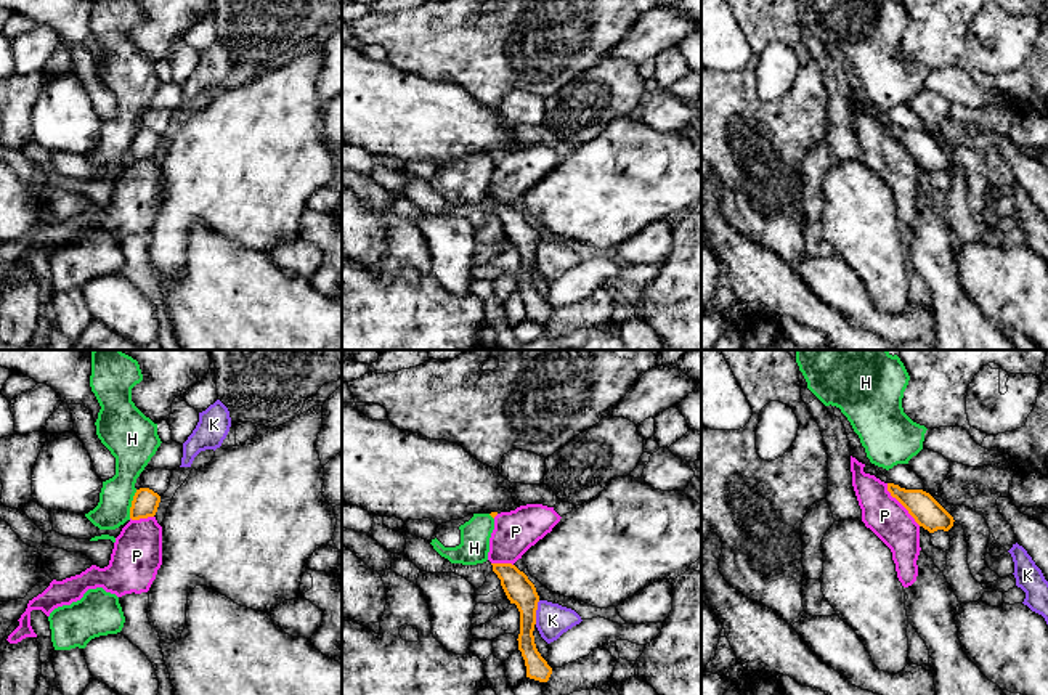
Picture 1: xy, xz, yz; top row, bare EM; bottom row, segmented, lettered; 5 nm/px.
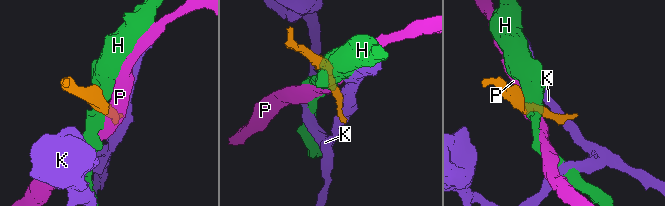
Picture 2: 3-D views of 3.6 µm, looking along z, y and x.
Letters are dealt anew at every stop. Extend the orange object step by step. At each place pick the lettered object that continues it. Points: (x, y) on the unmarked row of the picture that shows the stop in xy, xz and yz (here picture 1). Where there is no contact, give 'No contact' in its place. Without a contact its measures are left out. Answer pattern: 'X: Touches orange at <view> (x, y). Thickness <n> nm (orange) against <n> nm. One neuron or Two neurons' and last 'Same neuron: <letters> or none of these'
H: Touches orange at xy (132, 145). Thickness 130 nm (orange) against 180 nm. Two neurons
K: Touches orange at xz (535, 252). Thickness 140 nm (orange) against 170 nm. Two neurons
P: Touches orange at yz (901, 143). Thickness 150 nm (orange) against 200 nm. Two neurons
Same neuron: none of these

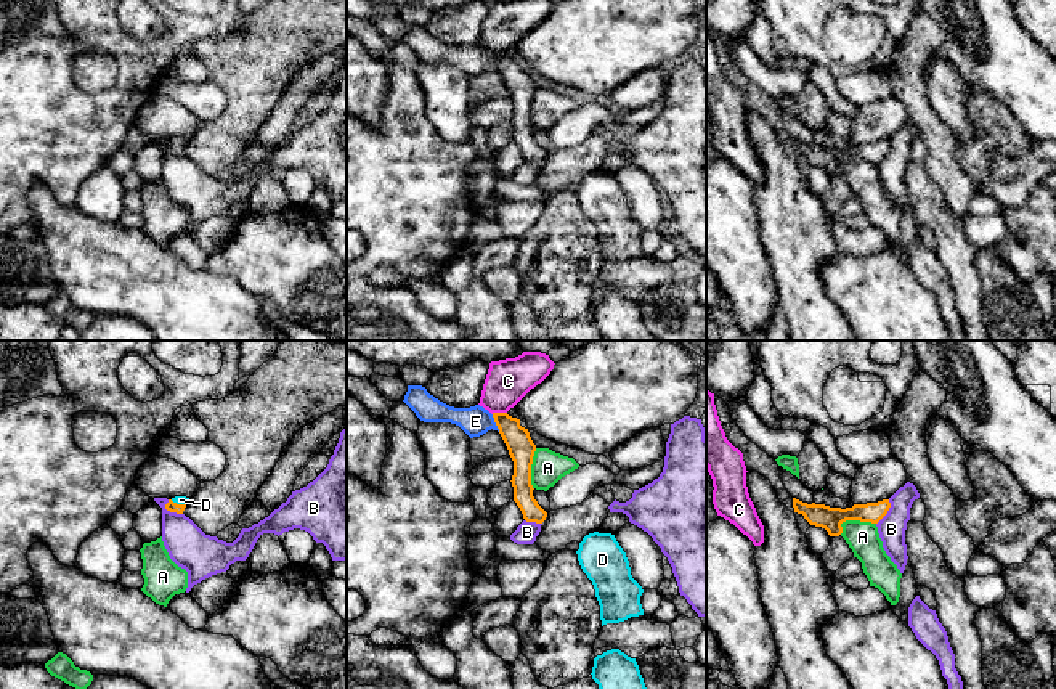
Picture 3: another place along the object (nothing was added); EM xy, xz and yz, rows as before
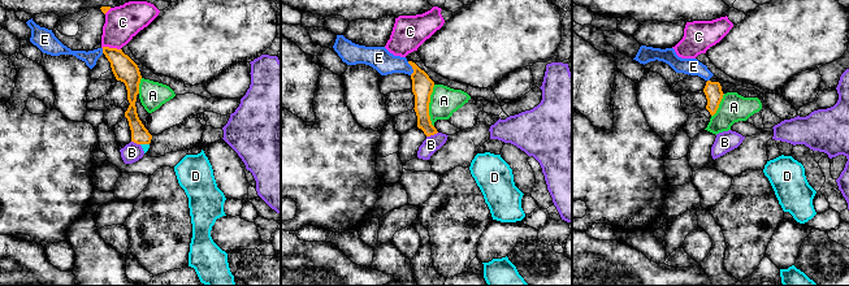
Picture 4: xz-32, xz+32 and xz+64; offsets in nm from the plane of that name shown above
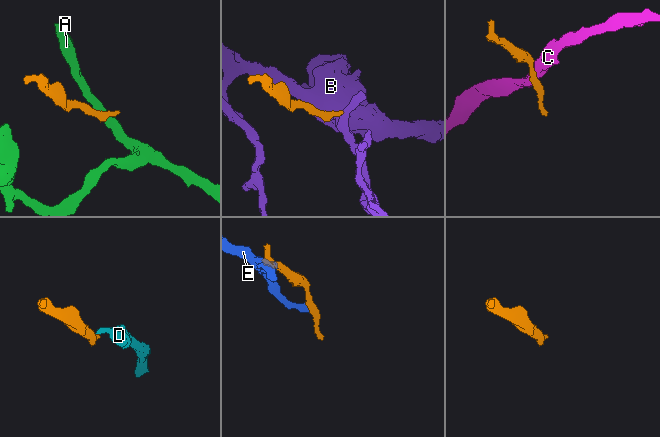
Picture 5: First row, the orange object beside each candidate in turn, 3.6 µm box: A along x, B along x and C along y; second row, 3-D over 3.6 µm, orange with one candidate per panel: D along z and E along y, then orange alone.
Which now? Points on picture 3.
A: Touches orange at yz (852, 159). Thickness 120 nm (orange) against 160 nm. Two neurons
B: Touches orange at xy (170, 151). Thickness 50 nm (orange) against 220 nm. Two neurons
C: Touches orange at xz (498, 53). Thickness 130 nm (orange) against 220 nm. Two neurons
D: Touches orange at xy (178, 145). Thickness 50 nm (orange) against 50 nm. One neuron
E: Touches orange at xz (495, 61). Thickness 130 nm (orange) against 150 nm. Two neurons
Same neuron: D

